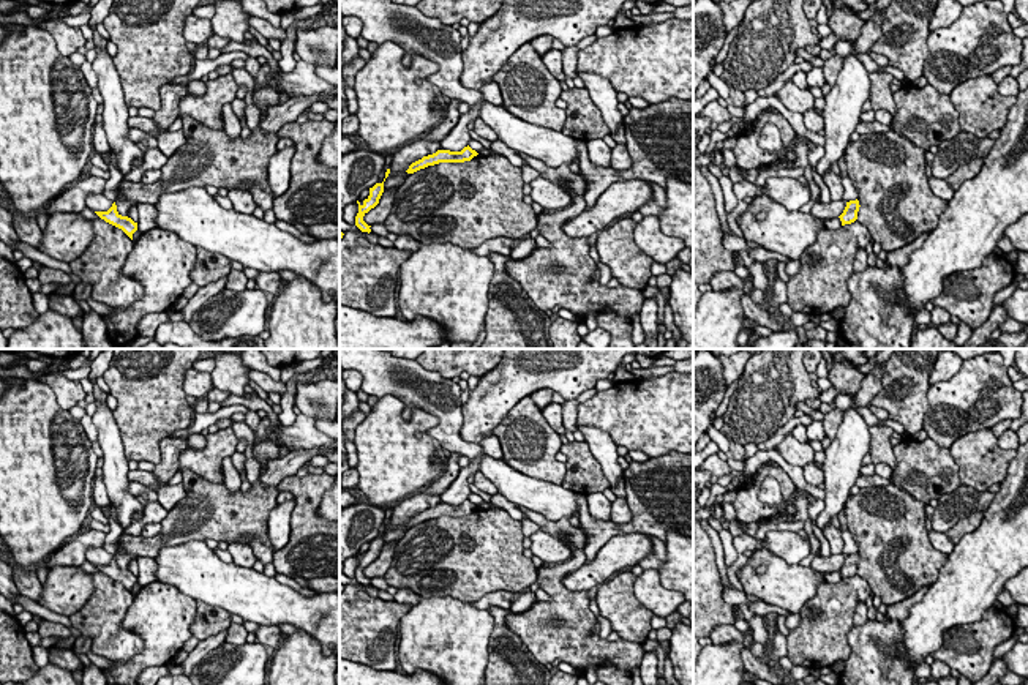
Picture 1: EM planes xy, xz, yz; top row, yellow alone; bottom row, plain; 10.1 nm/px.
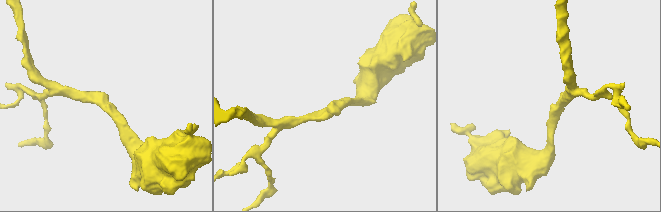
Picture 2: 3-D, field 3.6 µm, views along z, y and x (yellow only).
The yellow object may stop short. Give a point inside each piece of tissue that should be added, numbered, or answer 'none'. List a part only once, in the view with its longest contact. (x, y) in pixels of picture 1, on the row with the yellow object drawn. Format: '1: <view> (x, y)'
none

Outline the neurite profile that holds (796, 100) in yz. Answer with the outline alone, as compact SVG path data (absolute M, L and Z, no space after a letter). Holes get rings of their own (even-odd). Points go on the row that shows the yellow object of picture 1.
M790 79L775 95L775 98L791 112L804 114L815 109L815 96L809 88L799 88Z

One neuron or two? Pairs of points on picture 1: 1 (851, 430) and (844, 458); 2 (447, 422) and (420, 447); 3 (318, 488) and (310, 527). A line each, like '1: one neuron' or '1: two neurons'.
1: one neuron
2: two neurons
3: one neuron

